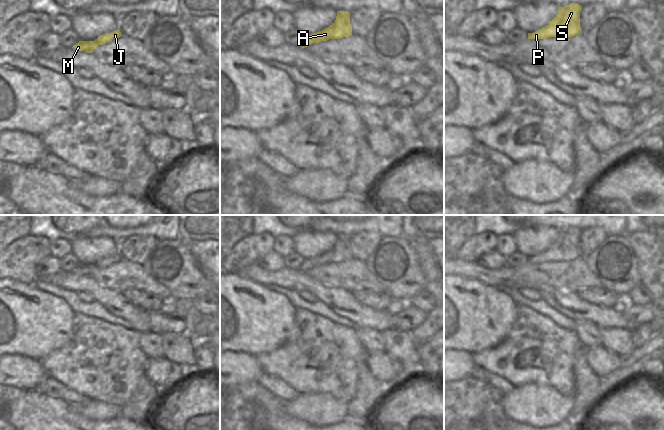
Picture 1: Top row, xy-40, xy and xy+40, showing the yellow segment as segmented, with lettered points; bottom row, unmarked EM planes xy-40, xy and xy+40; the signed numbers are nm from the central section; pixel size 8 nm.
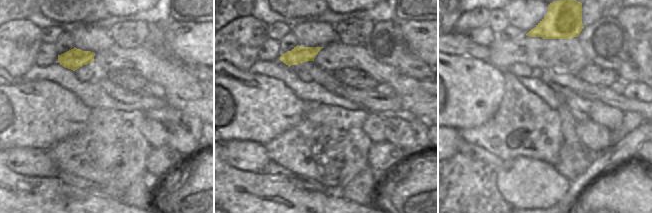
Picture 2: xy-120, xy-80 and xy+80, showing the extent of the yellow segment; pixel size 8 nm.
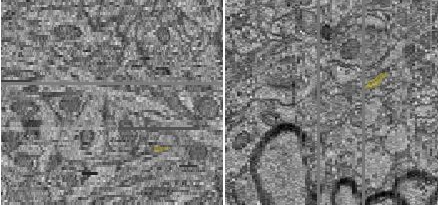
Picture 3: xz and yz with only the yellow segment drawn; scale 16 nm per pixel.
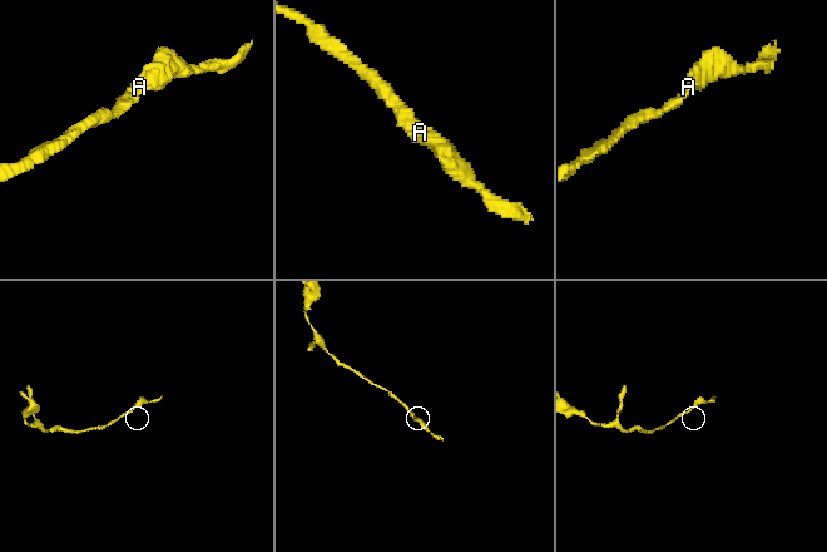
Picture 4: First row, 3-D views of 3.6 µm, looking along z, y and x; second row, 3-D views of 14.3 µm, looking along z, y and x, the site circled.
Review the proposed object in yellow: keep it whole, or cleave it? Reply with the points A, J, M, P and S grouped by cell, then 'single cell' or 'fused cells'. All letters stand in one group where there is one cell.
A J M P S | single cell

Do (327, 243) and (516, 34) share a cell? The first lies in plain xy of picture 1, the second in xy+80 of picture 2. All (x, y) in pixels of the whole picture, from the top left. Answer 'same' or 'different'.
different

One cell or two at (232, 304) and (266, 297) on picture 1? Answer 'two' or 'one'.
one

